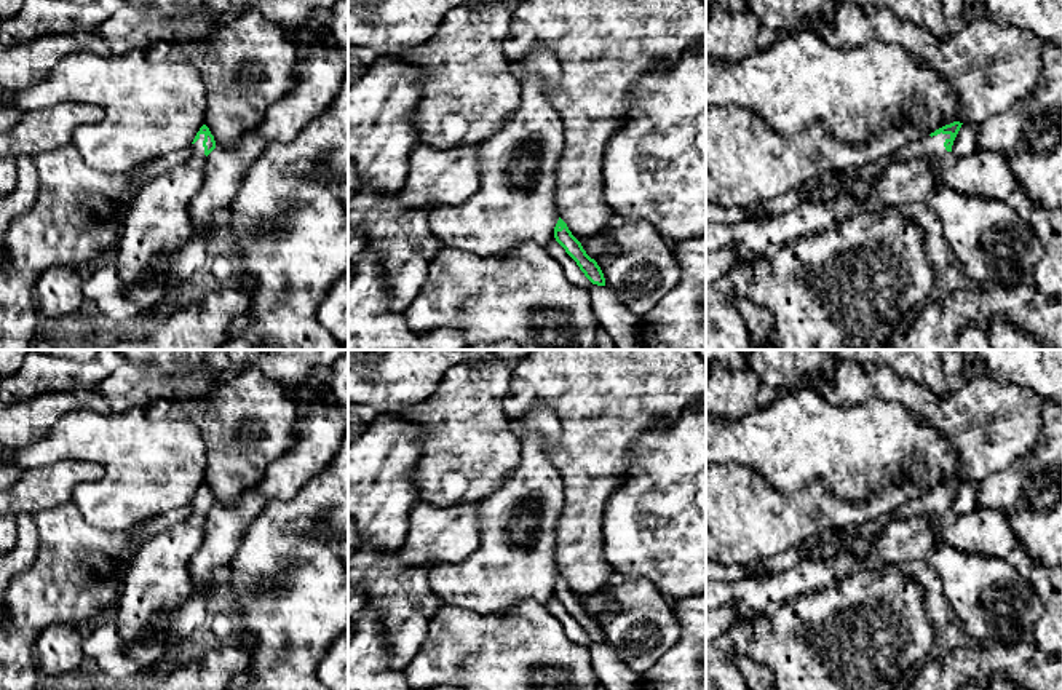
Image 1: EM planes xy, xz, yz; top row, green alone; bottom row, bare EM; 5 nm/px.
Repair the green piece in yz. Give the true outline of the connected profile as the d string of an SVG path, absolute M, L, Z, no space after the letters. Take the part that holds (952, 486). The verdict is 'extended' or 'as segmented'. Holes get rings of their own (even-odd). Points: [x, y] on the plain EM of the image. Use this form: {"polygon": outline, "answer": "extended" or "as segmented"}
{"polygon": "M953 479L945 482L928 495L910 500L902 505L898 511L888 516L882 516L875 521L864 522L861 525L848 525L843 529L824 529L819 533L813 533L805 541L797 546L779 553L771 557L765 557L746 565L723 565L714 561L706 559L706 580L720 580L720 581L739 581L751 577L752 572L767 570L771 573L779 573L787 569L792 569L795 564L805 559L806 553L816 548L821 543L829 541L835 533L842 535L877 535L885 529L885 525L893 519L909 519L917 516L933 516L939 524L947 524L953 519L952 503L963 481Z", "answer": "extended"}

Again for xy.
{"polygon": "M203 482L192 500L192 514L187 519L192 524L201 525L206 514L216 506L214 494L209 486Z", "answer": "extended"}

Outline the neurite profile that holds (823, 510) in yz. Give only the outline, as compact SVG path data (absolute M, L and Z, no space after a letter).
M735 463L706 465L706 559L723 565L746 565L784 553L824 529L861 525L893 514L910 500L921 498L929 489L921 482L880 486L859 503L832 494L824 482L779 492L757 471Z

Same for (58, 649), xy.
M53 623L35 640L35 658L42 676L64 676L86 669L83 639L75 625Z

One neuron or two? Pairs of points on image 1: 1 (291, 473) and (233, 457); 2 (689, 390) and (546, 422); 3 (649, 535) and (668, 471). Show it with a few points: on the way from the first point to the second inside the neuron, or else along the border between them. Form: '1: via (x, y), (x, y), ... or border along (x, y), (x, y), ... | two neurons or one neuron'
1: border along (294, 440), (243, 494) | two neurons
2: border along (535, 404), (527, 414), (527, 420), (554, 441) | two neurons
3: via (661, 519), (668, 513), (668, 487) | one neuron

